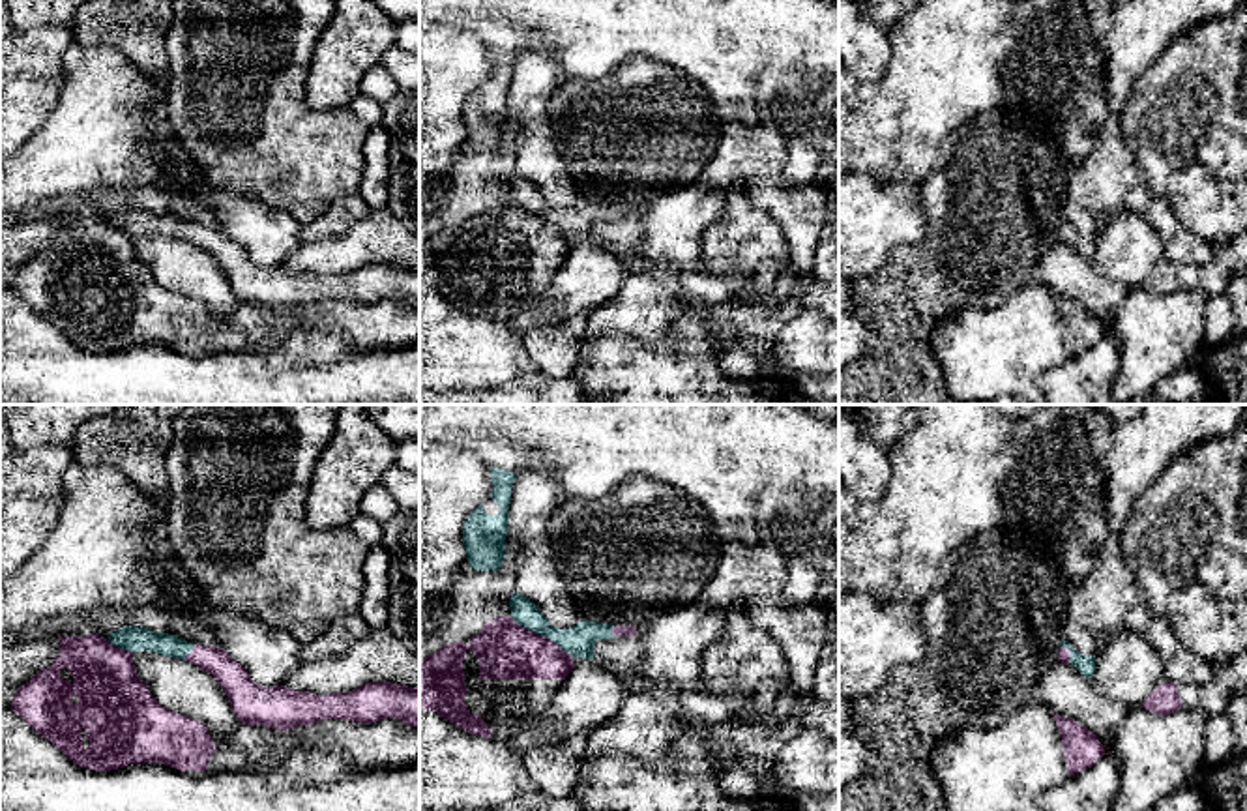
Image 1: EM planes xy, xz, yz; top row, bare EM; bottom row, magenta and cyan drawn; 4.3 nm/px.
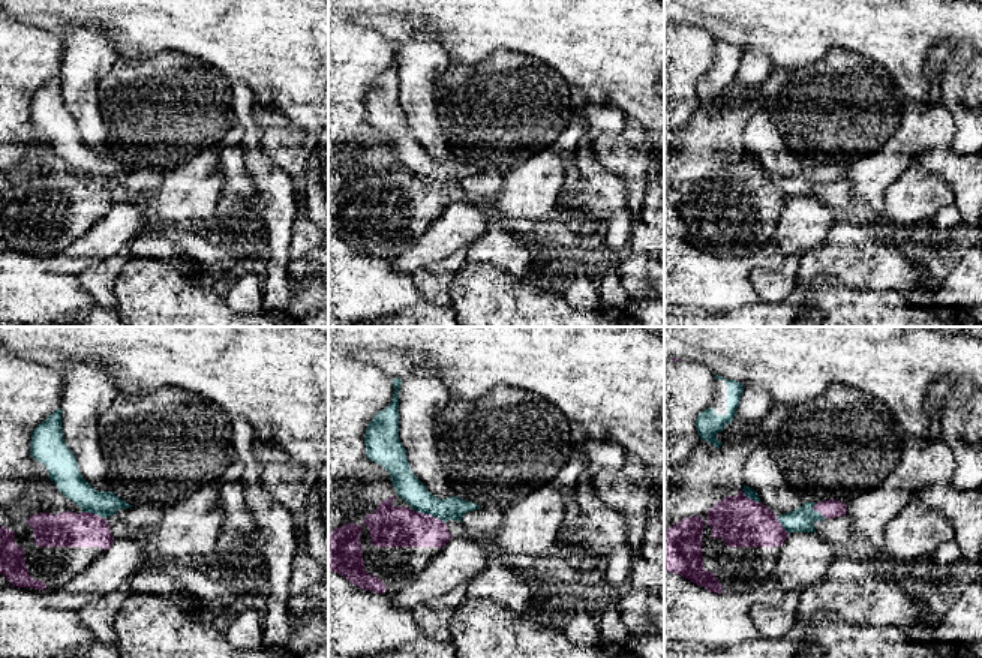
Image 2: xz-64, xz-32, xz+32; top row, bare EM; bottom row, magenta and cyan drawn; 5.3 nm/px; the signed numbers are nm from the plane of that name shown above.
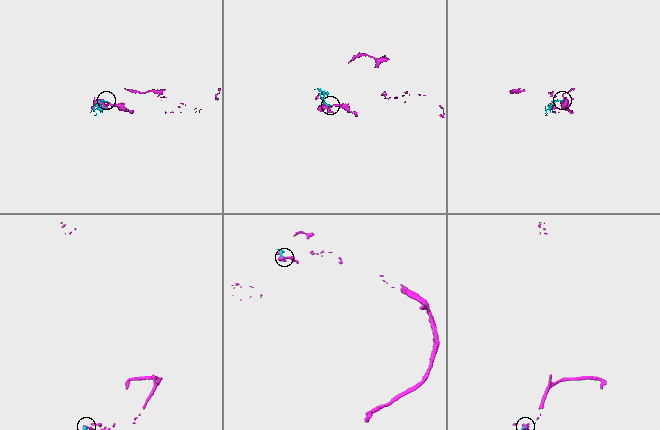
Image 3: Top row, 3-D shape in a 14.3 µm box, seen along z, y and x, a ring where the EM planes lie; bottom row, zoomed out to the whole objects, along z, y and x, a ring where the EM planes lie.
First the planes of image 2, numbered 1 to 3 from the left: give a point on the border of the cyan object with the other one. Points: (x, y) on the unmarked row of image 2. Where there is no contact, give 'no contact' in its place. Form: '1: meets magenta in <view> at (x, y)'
1: meets magenta in xz-64 at (95, 179)
2: meets magenta in xz-32 at (429, 179)
3: meets magenta in xz+32 at (748, 162)

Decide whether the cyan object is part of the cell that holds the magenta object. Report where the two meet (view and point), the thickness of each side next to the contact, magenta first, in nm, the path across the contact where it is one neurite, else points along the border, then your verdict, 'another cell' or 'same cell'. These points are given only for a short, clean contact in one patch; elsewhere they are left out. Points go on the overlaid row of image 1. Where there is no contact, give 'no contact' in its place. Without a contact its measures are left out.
xz (542, 635) | 260/140 nm | same cell

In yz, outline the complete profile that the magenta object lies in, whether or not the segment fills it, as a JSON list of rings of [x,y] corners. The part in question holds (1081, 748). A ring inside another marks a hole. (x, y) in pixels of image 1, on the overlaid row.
[[[1052,714],[1064,747],[1064,760],[1071,775],[1092,768],[1101,757],[1105,747],[1095,734],[1077,721]]]

